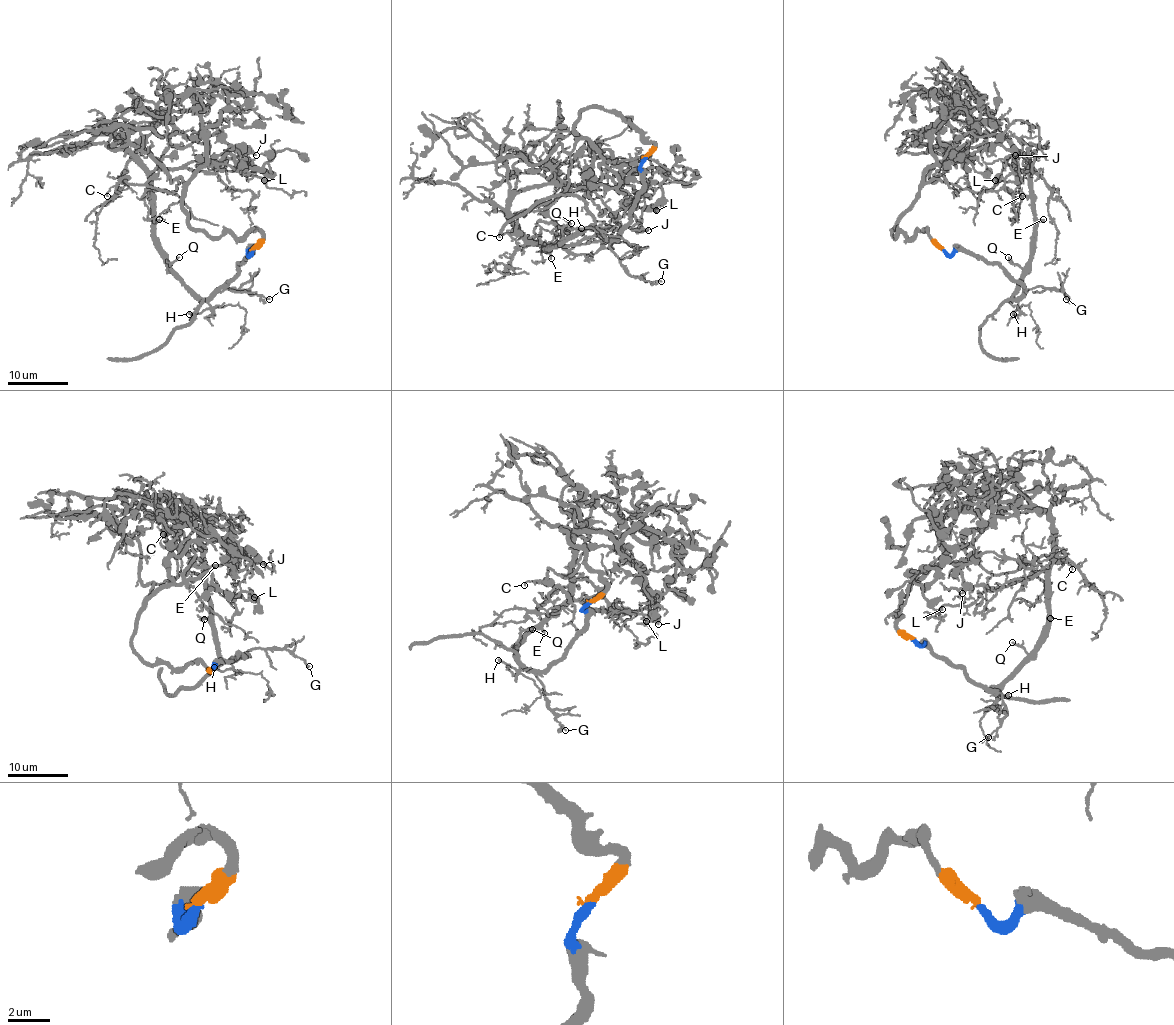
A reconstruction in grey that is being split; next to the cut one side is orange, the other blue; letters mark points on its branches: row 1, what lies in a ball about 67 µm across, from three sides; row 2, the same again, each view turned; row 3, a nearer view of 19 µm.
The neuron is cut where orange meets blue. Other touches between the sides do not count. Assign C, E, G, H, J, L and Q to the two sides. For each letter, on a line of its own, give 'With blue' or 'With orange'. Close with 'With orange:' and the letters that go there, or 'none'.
C: With orange
E: With blue
G: With blue
H: With blue
J: With orange
L: With orange
Q: With blue
With orange: C, J, L

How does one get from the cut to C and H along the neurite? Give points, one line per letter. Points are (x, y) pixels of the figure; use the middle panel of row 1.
C: (645, 158), (654, 147), (630, 125), (585, 108), (568, 186), (546, 207), (522, 210), (499, 237)
H: (645, 158), (640, 164), (642, 192), (634, 203), (631, 221), (622, 231), (606, 239), (600, 231), (580, 228)

